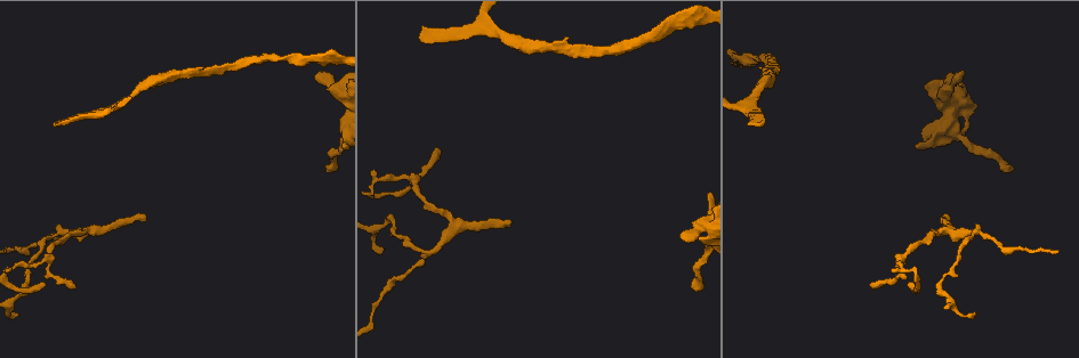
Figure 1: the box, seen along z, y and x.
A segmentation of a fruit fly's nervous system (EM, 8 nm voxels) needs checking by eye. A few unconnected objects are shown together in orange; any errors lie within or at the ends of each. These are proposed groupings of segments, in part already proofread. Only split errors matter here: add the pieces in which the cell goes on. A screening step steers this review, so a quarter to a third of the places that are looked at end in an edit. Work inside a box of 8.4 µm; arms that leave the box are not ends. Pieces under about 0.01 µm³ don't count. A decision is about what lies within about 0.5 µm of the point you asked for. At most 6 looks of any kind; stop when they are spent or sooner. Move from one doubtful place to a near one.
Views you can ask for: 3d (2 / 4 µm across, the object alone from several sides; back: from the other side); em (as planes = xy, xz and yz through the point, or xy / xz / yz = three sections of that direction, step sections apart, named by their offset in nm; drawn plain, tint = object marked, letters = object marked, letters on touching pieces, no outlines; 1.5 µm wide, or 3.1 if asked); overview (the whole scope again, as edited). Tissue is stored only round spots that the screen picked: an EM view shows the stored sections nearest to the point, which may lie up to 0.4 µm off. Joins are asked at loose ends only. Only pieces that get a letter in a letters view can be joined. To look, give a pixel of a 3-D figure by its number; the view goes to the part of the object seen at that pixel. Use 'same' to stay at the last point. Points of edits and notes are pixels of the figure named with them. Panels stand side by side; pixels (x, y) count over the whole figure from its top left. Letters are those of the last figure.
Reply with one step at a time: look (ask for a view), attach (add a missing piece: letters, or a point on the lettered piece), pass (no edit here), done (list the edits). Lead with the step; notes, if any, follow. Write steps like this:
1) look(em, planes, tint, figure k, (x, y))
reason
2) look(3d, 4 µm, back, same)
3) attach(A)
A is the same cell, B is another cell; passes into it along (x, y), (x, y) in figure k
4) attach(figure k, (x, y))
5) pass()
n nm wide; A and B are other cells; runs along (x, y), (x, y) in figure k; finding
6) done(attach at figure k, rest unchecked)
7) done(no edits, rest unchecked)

look(em, planes, letters, figure 1, (1009, 166))
tapers out

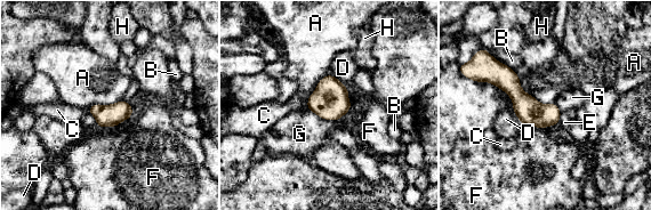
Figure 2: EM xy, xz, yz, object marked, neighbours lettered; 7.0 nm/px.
pass()
160 nm wide; A, B, C, D, E, F, G and H are other cells; runs along (490, 74), (555, 121) in figure 2; none of them fits

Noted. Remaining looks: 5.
look(3d, 4 µm, back, figure 1, (511, 221))
free end

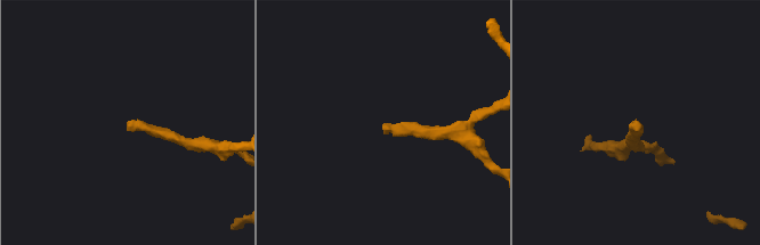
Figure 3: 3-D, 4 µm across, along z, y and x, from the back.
look(em, yz, step 4, tint, figure 3, (636, 122))

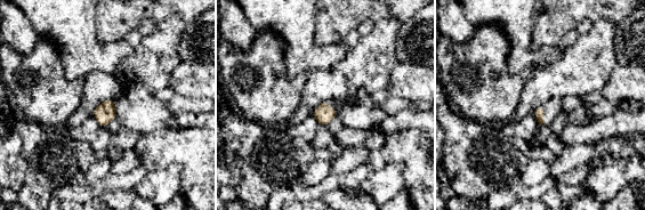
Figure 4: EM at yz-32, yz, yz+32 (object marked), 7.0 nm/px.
look(em, planes, letters, same)
cut it another way

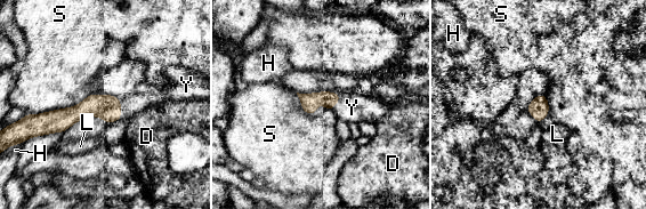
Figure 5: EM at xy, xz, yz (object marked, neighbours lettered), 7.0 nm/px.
attach(figure 5, (136, 103))
Y is the same cell, D, H, L and S are other cells; it goes on there

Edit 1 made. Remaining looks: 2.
done(attach at figure 5, rest unchecked)

